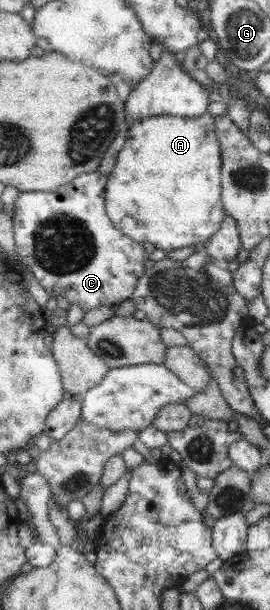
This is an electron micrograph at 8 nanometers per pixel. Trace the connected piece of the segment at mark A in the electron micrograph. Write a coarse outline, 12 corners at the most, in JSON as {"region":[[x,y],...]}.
{"region":[[207,113],[128,122],[106,175],[117,231],[165,252],[226,215]]}

